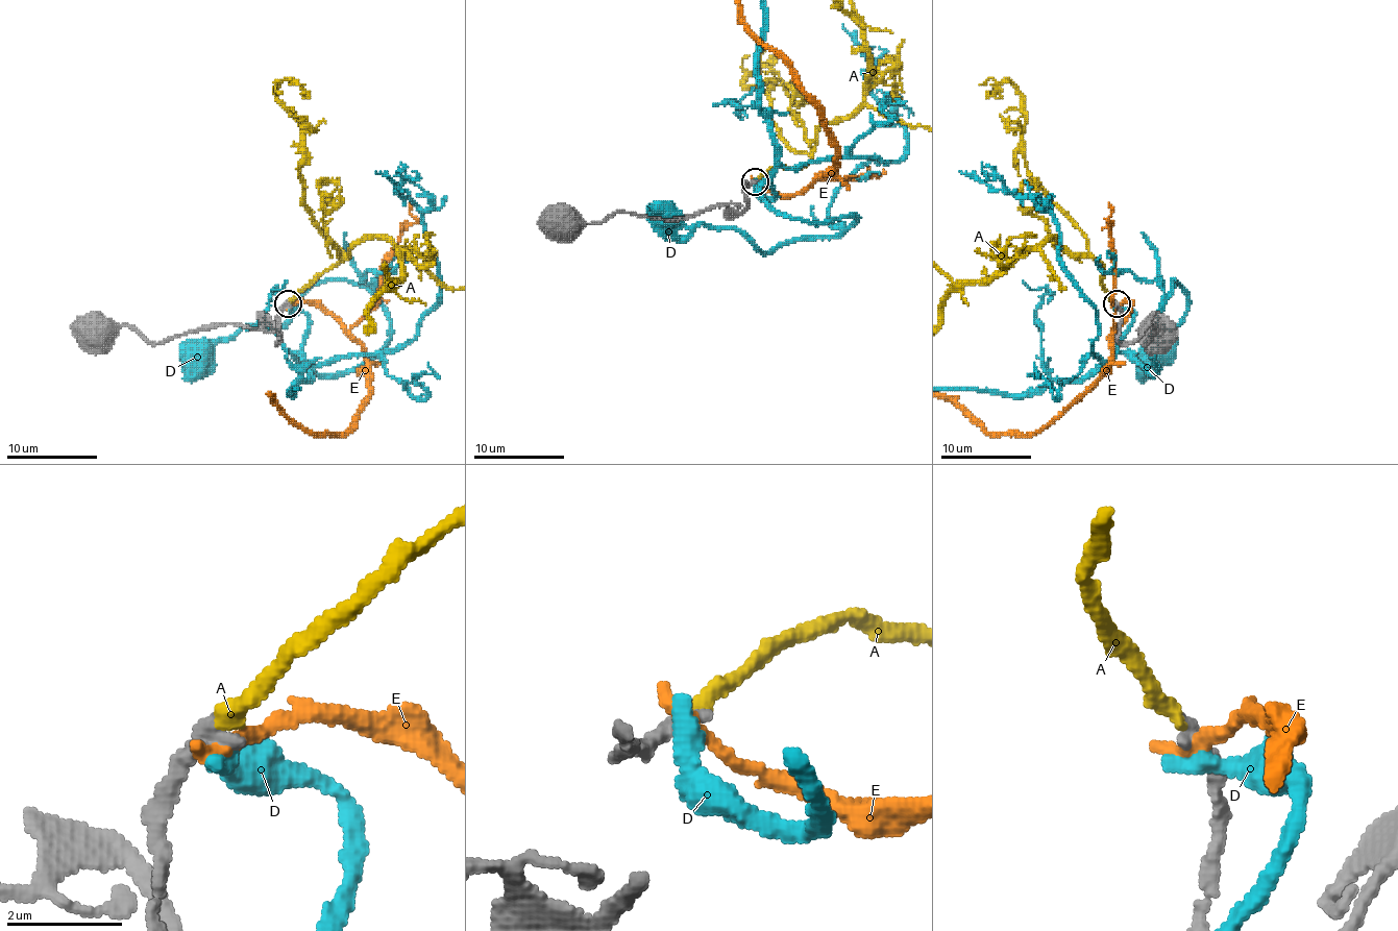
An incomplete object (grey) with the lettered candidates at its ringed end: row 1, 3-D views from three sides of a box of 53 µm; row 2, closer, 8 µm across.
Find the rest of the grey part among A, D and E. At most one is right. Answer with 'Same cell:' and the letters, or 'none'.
Same cell: A

